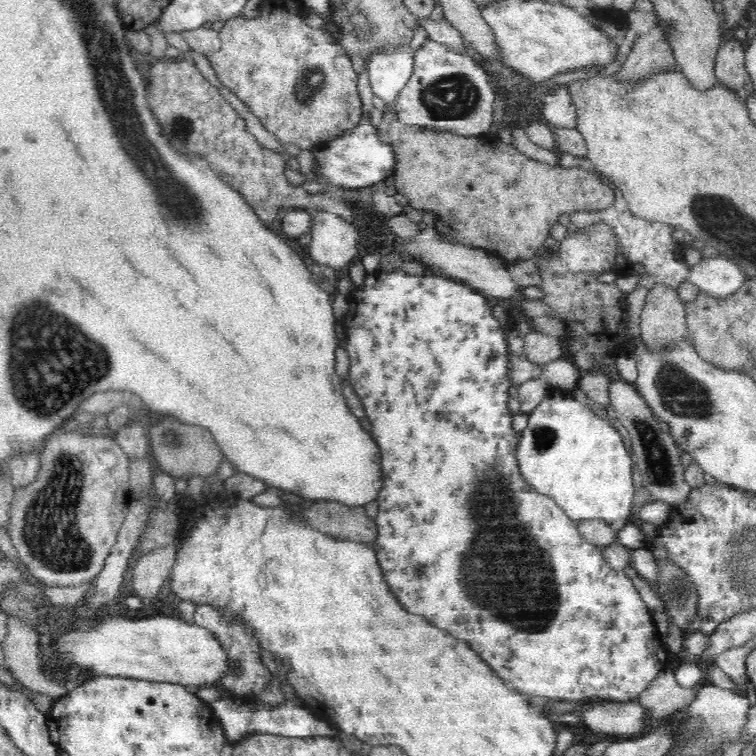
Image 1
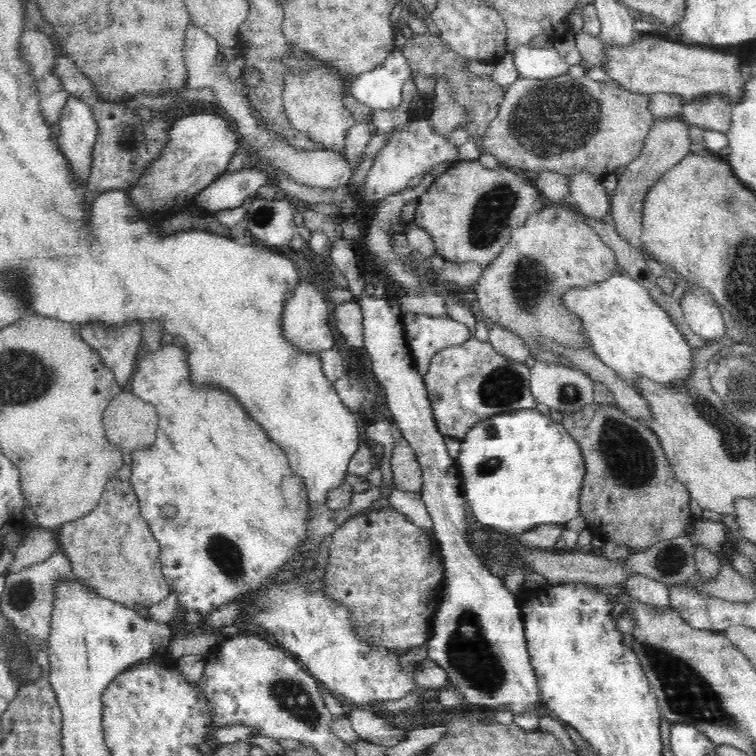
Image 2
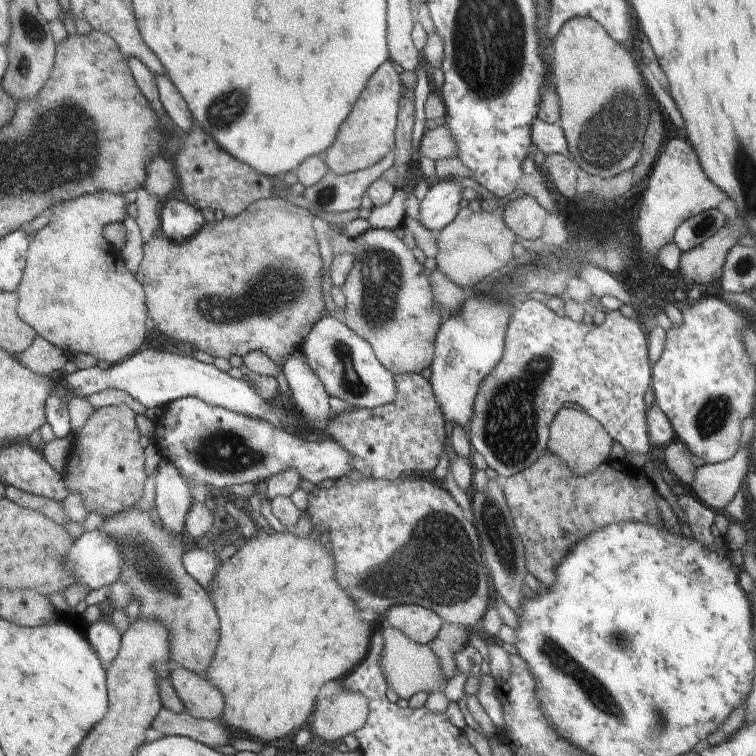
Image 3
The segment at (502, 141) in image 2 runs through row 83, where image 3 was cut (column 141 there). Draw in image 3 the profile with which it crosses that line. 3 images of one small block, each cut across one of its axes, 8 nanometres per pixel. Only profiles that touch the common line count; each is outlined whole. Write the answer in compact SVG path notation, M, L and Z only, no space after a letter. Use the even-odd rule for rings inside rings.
M139 510L111 518L99 526L99 530L119 539L123 550L123 572L119 581L131 586L131 600L141 602L140 618L161 620L171 632L173 664L205 676L220 643L220 615L208 590L186 571L181 538L173 536L165 526L155 526L149 513Z

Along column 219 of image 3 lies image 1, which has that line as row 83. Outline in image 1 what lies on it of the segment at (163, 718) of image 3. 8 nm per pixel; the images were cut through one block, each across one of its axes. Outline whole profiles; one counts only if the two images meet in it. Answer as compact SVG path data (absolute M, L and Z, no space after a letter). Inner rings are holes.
M738 39L721 43L715 60L715 73L720 85L736 91L750 81L744 68L744 56L744 48Z

